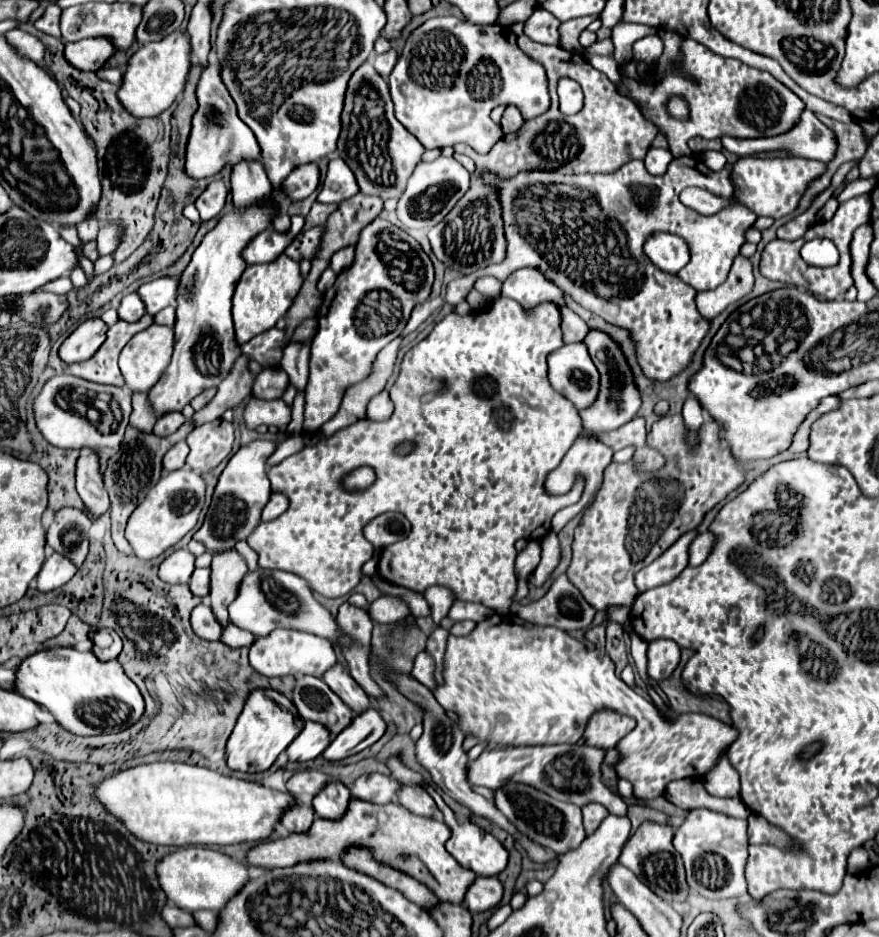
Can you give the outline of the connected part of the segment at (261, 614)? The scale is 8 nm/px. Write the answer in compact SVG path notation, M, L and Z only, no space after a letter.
M257 567L255 571L247 571L233 605L229 605L229 619L237 627L251 631L255 637L269 635L273 629L285 627L285 629L297 629L297 631L305 631L305 633L313 633L313 635L331 639L335 645L351 643L349 639L339 637L335 619L321 603L317 603L309 585L305 583L305 579L297 577L295 573L279 571L279 569Z

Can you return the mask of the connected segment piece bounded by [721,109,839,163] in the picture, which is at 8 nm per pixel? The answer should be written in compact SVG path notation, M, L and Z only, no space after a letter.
M805 109L801 113L801 119L799 123L787 131L785 135L777 135L777 137L759 137L759 139L737 139L737 137L723 137L723 147L729 151L729 153L735 153L739 157L745 157L745 155L753 155L753 153L775 153L775 151L785 151L785 153L791 153L791 155L799 155L799 157L807 157L807 159L819 159L823 163L829 163L833 161L835 153L837 153L837 137L835 137L835 131L831 127L827 127L825 123L821 123L817 119L817 115L809 109Z

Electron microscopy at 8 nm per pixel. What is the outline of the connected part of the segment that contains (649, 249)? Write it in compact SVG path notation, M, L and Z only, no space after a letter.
M653 233L647 237L645 255L665 273L677 273L689 263L689 247L687 243L669 233Z

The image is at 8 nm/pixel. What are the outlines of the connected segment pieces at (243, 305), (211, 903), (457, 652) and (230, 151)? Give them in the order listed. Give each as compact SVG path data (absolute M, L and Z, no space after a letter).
M281 253L271 263L247 265L233 295L233 321L235 321L237 343L247 343L255 335L275 327L275 323L287 313L301 285L303 285L303 277L299 271L299 263L287 257L285 253Z
M187 847L169 853L157 865L157 875L159 875L161 889L167 893L167 897L177 907L189 913L199 909L211 909L219 913L229 903L229 897L237 895L241 891L241 885L249 881L245 863L239 863L229 855L223 855L207 847Z
M610 606L607 609L607 621L593 628L592 641L596 649L587 651L583 643L571 639L565 631L555 627L537 627L525 623L519 617L501 617L491 615L477 623L473 633L467 637L449 635L445 661L443 661L443 685L433 689L435 699L445 711L453 711L459 719L461 731L465 735L477 737L485 745L549 745L549 743L577 743L585 733L585 721L601 709L613 709L617 713L627 713L637 725L616 745L620 761L615 767L619 777L625 777L633 783L633 793L637 799L653 799L665 791L665 797L681 809L699 809L707 807L721 811L731 817L747 819L751 811L738 797L718 798L709 795L701 781L683 779L683 777L703 777L719 759L721 749L731 745L737 739L737 729L701 713L681 713L675 717L663 717L661 711L645 697L635 693L629 685L615 674L615 664L605 653L605 629L608 622L621 625L629 619L629 609L625 606Z
M211 61L209 67L201 73L201 79L197 83L197 101L199 109L193 115L193 127L187 141L187 153L185 153L185 173L191 179L205 179L217 175L227 163L235 165L245 159L261 159L261 149L257 145L257 139L253 131L239 119L235 101L231 99L227 87L221 81L219 75L219 63Z

